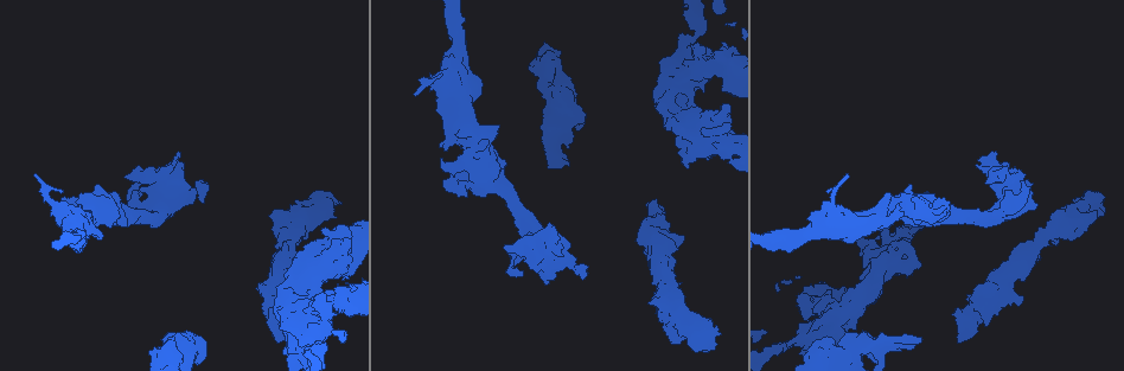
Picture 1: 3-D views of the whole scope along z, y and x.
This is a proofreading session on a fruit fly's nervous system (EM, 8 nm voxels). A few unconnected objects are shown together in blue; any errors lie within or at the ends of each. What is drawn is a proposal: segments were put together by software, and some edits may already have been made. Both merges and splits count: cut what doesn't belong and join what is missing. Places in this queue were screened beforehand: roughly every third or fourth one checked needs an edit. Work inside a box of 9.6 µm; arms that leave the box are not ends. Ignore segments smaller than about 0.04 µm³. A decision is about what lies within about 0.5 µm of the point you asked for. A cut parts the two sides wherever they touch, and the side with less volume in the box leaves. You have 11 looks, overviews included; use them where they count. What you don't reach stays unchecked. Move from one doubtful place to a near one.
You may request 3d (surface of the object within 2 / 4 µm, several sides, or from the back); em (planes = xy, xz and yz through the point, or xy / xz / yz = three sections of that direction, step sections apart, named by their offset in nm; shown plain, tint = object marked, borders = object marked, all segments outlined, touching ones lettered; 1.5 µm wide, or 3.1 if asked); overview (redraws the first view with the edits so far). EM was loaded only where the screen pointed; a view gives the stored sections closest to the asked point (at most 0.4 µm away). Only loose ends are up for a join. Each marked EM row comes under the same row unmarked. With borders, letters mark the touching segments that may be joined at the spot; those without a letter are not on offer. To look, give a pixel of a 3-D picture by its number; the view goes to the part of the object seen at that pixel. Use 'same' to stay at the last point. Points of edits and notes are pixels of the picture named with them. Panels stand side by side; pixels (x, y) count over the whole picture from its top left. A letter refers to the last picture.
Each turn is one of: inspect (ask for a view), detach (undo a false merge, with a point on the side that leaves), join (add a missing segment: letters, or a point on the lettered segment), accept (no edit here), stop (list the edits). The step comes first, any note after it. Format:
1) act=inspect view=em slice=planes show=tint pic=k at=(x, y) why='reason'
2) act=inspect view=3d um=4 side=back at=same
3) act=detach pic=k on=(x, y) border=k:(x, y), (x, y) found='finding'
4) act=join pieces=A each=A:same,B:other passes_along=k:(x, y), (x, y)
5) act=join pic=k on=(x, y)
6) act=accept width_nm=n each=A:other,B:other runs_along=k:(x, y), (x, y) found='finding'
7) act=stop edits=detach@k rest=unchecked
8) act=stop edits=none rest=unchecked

act=inspect view=em um=3.1 slice=planes show=borders pic=1 at=(825, 338) why='free end'

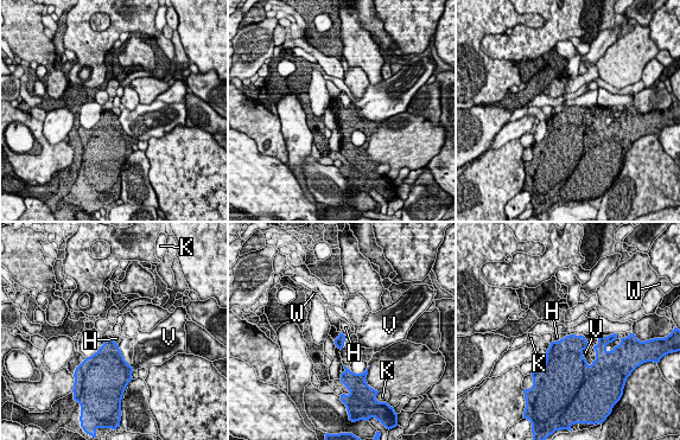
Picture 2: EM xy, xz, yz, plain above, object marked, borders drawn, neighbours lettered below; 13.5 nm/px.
act=accept longest_contact=V:300nm each=H:other,K:other,V:other,W:other found='no lettered segment goes on from it'

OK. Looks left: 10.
act=inspect view=em slice=yz step=4 show=tint pic=1 at=(682, 162) why='free end'

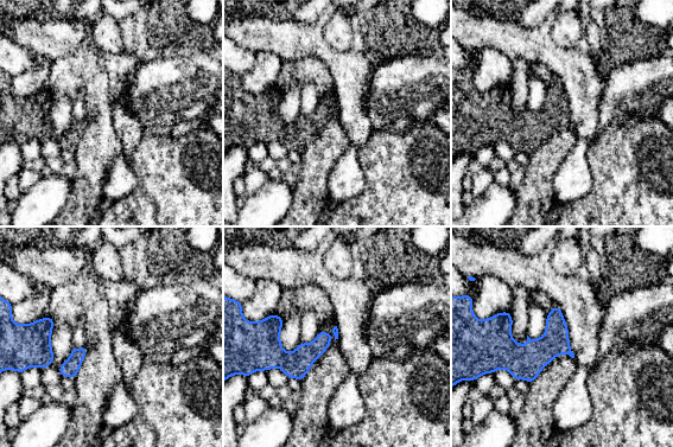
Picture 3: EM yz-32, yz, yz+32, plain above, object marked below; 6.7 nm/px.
act=inspect view=em slice=planes show=borders at=same why='cut it another way'

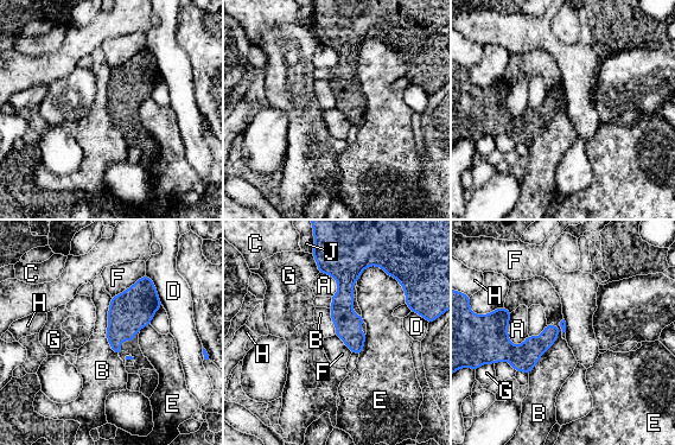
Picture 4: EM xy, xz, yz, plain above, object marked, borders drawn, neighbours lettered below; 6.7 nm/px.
act=accept longest_contact=B:400nm each=A:other,B:other,C:other,D:other,E:other,F:other,G:other,H:other,J:other runs_along=4:(332, 262), (357, 350) found='none of them fits'

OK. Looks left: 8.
act=inspect view=3d um=2 pic=1 at=(446, 191) why='branch stops here'

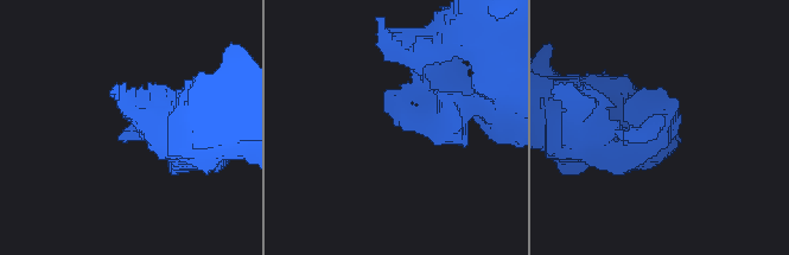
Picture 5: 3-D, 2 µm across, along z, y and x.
act=inspect view=em slice=yz step=4 show=tint pic=5 at=(130, 136)

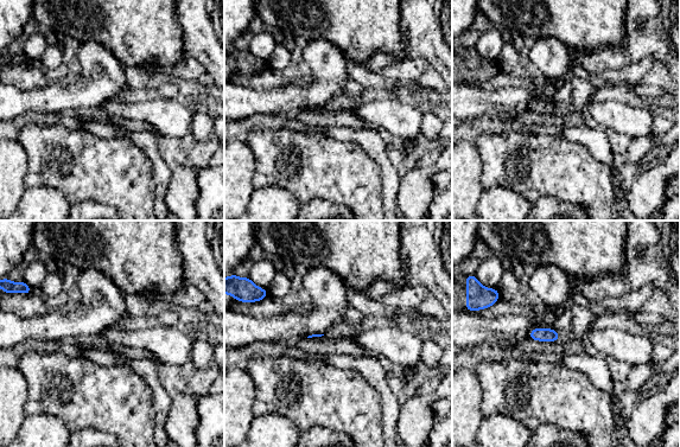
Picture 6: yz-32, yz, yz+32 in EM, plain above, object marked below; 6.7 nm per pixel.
act=inspect view=em slice=planes show=borders at=same why='another direction'

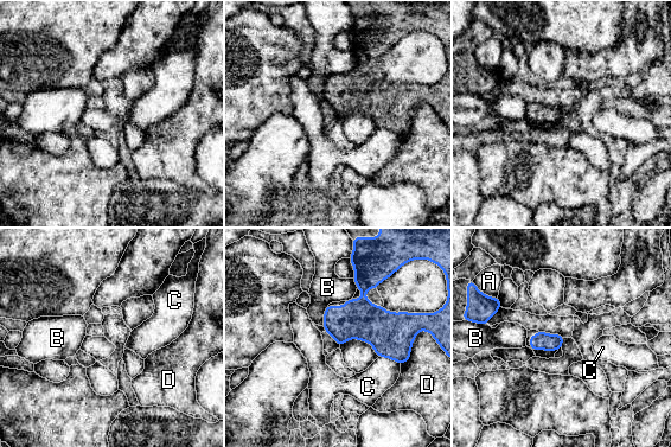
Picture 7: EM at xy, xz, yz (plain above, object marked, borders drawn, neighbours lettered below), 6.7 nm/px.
act=accept each=A:other,B:other,C:other,D:other border=7:(327, 305), (324, 312), (323, 325) found='none of them fits'

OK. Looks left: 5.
act=inspect view=em slice=xz step=8 show=tint pic=1 at=(682, 235) why='free end'

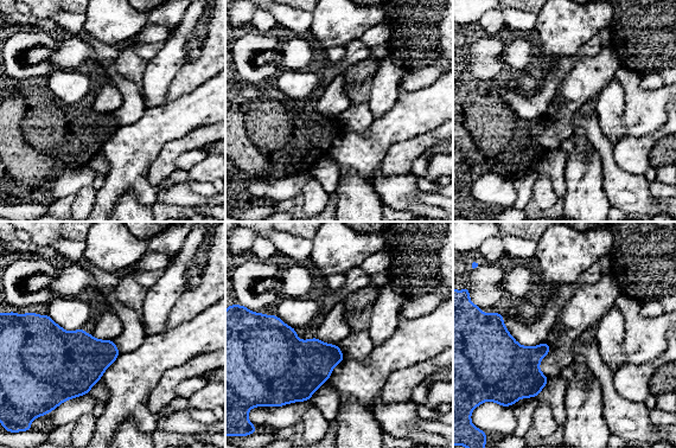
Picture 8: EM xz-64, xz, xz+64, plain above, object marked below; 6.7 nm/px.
act=inspect view=em slice=planes show=borders at=same why='another direction'

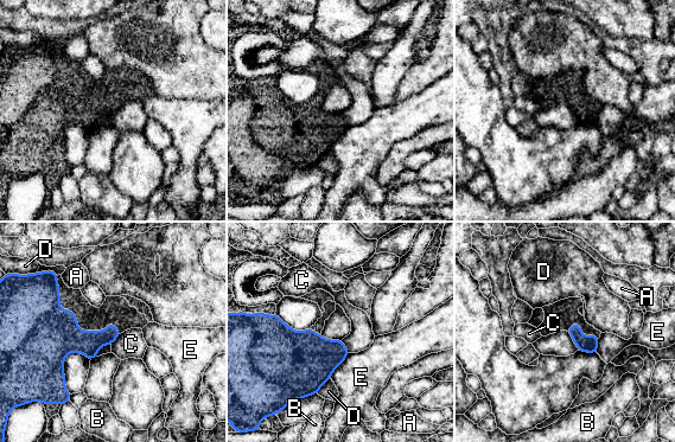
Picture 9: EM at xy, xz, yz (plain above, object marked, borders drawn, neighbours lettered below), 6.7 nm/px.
act=accept longest_contact=E:220nm each=A:other,B:other,C:other,D:other,E:other found='no lettered segment goes on from it'

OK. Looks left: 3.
act=stop edits=none rest=unchecked

